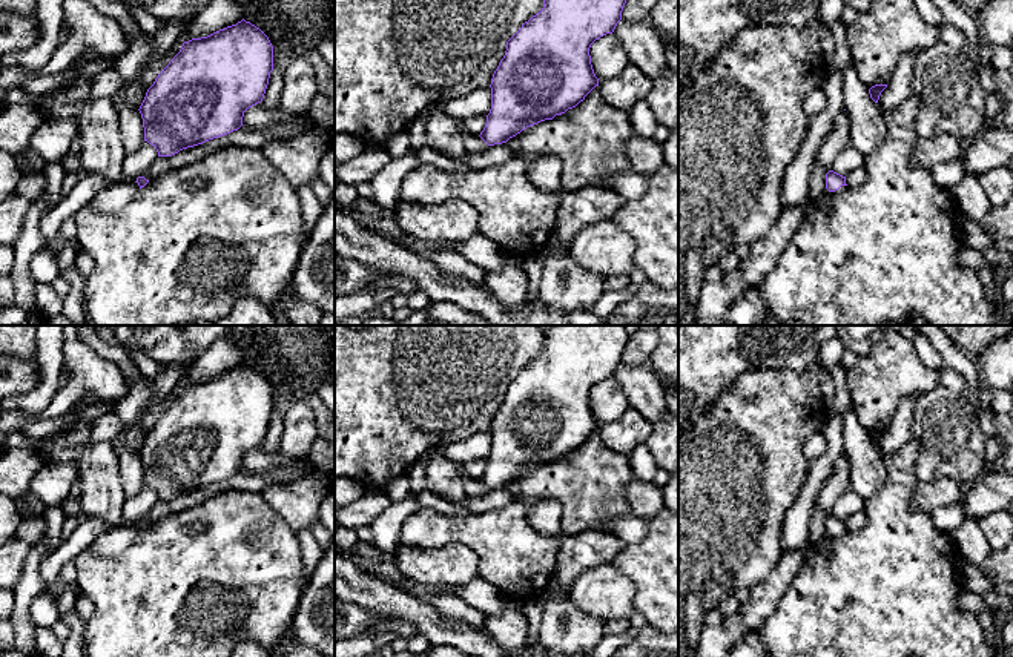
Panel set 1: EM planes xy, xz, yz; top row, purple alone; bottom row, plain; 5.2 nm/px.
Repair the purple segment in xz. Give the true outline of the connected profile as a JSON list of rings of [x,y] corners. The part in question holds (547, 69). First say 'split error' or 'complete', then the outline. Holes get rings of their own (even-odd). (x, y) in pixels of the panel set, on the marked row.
complete; [[[543,0],[540,12],[533,15],[506,41],[506,51],[491,78],[491,109],[480,138],[488,144],[502,144],[530,126],[576,107],[599,86],[599,78],[591,64],[591,45],[606,34],[612,34],[622,20],[626,0]]]

